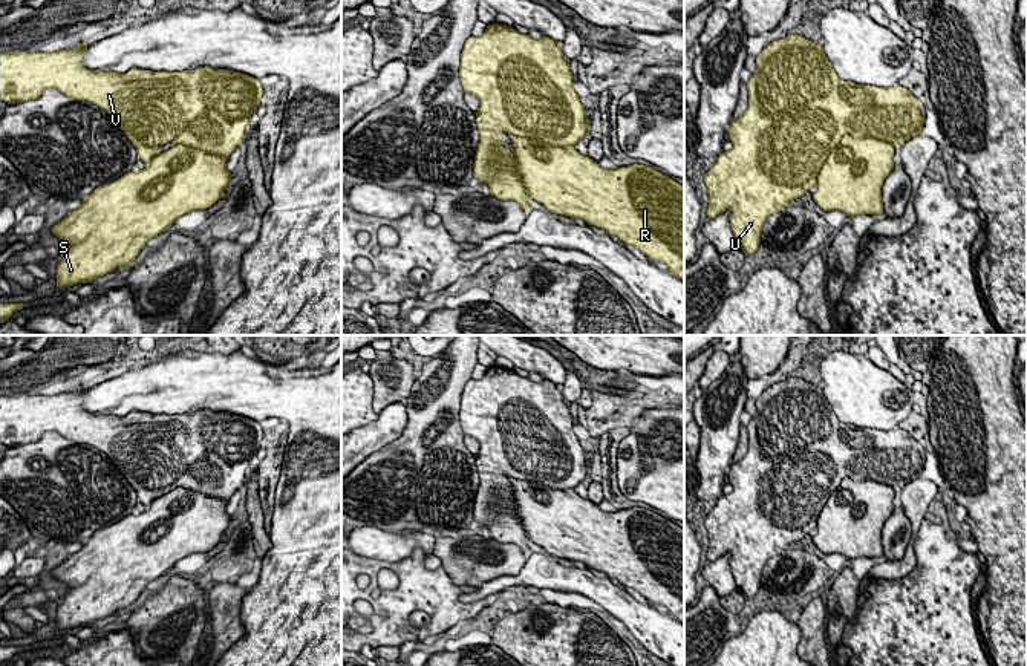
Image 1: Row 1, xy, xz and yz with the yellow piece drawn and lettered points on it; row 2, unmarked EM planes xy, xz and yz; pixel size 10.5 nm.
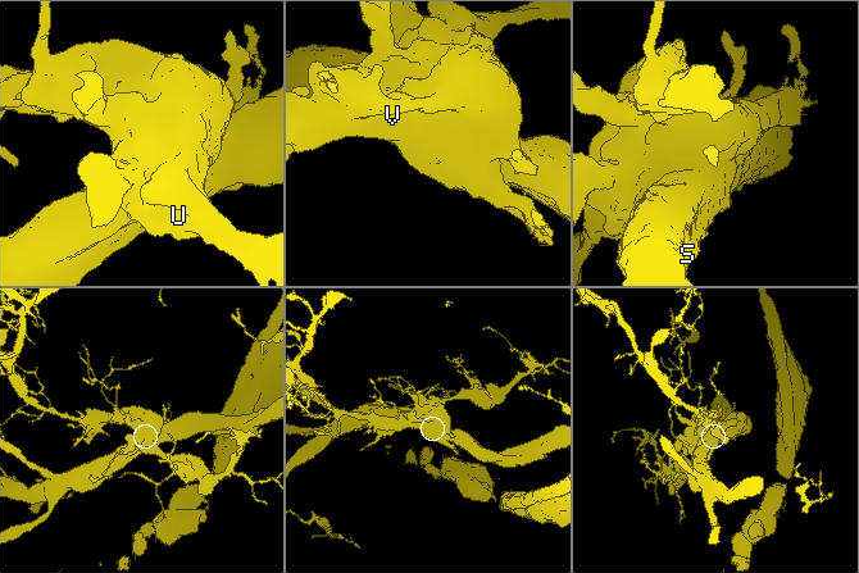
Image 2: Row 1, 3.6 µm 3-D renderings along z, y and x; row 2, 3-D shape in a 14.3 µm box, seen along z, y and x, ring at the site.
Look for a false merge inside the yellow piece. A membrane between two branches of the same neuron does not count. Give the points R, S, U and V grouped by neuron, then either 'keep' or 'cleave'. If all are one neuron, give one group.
R S / U V | cleave

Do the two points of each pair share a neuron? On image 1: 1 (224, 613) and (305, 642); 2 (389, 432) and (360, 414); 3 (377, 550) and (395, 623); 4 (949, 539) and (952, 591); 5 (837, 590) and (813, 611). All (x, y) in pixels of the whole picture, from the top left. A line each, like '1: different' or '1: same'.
1: different
2: different
3: different
4: same
5: different

